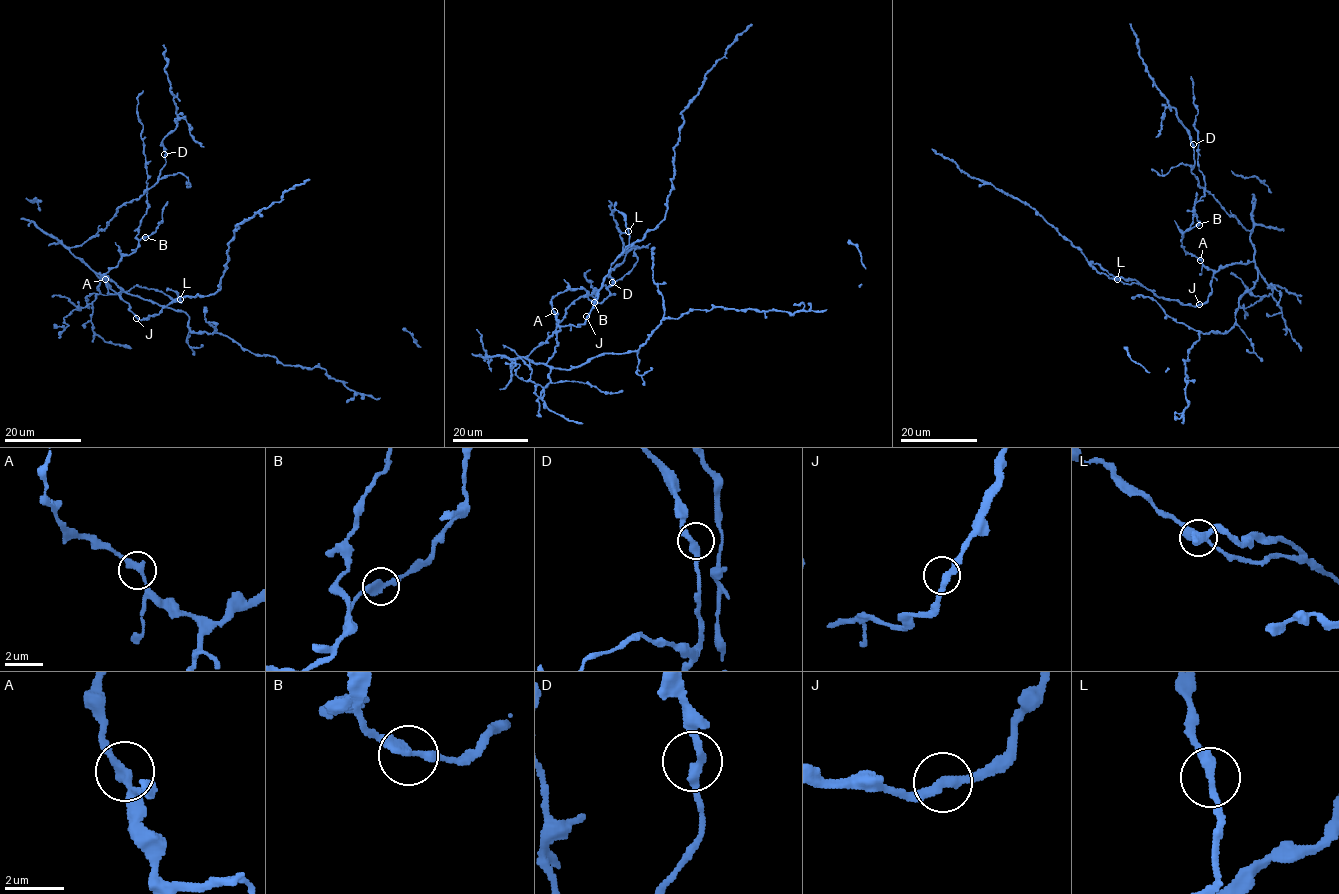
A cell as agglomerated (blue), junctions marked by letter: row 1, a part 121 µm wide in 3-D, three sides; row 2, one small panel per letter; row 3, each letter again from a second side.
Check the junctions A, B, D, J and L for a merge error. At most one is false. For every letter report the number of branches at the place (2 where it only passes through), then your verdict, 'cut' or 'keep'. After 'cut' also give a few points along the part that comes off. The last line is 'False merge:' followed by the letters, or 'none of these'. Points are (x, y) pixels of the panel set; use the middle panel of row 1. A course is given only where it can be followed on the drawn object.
A: branches 2; keep
B: branches 2; keep
D: branches 2; keep
J: branches 2; keep
L: branches 2; keep
False merge: none of these

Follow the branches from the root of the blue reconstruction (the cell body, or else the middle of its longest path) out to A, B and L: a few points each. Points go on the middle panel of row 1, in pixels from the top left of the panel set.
A: (552, 357), (557, 345), (556, 331), (559, 329), (554, 311)
B: (552, 357), (557, 345), (559, 325), (552, 308), (552, 299), (566, 289), (582, 288), (594, 302)
L: (552, 357), (557, 345), (556, 331), (559, 328), (584, 322), (604, 277), (628, 244), (628, 231)

